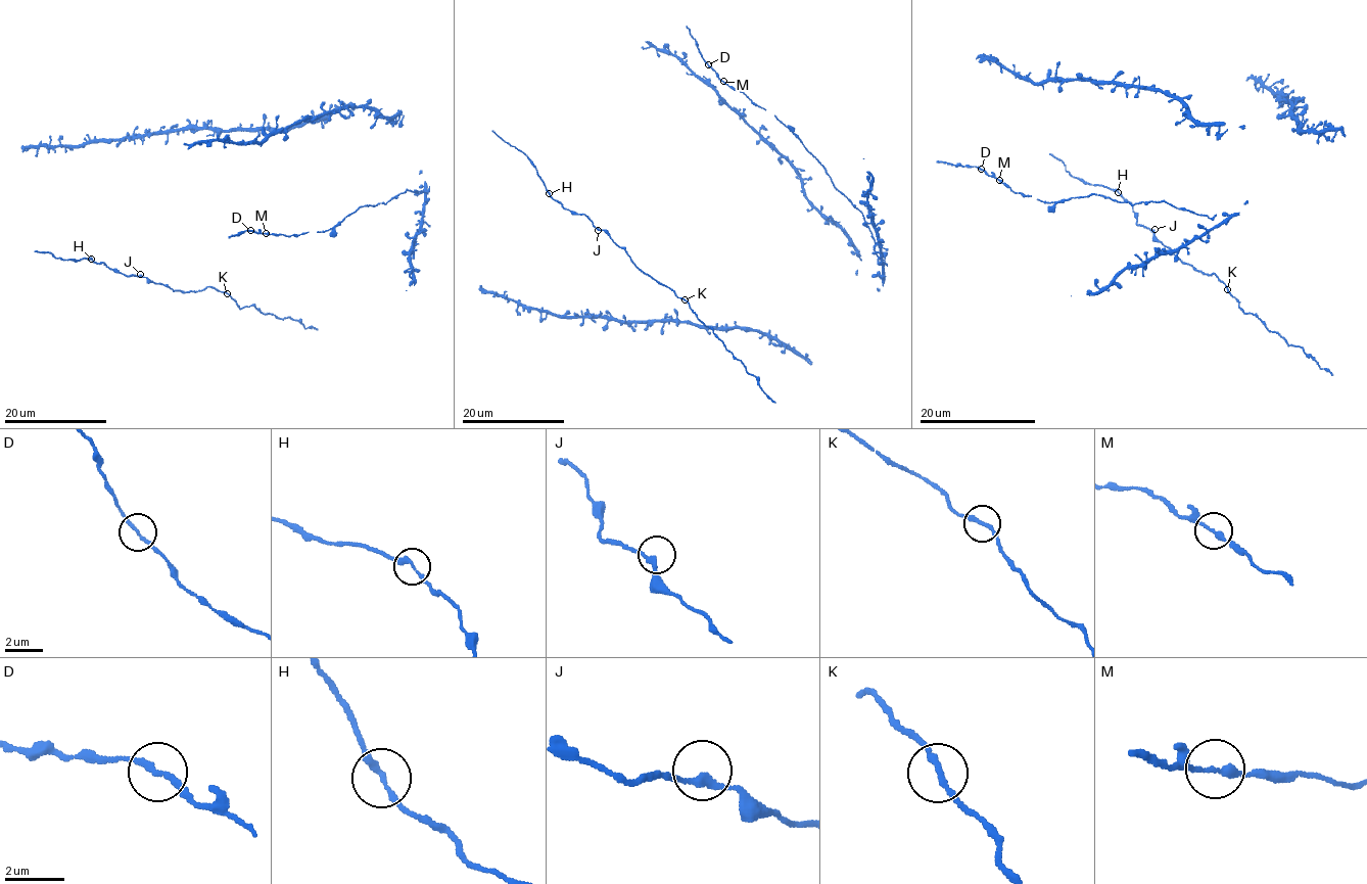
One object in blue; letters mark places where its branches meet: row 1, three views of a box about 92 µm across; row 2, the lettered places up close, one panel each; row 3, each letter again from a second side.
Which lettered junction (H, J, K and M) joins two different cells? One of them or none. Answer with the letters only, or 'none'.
none

